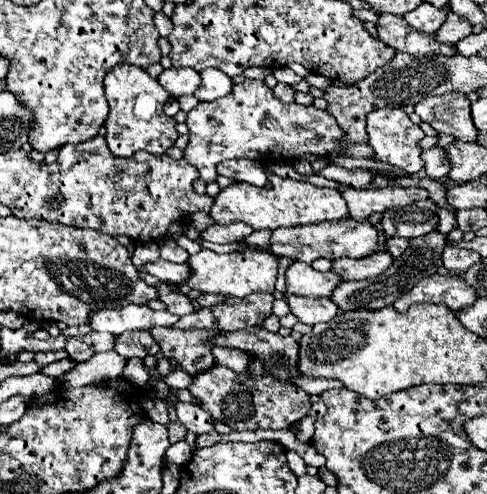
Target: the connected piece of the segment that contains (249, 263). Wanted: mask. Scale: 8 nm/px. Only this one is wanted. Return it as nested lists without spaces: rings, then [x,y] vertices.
[[[202,248],[196,256],[190,256],[188,260],[192,268],[192,278],[188,280],[188,286],[194,290],[210,292],[210,294],[222,294],[222,296],[236,296],[244,298],[252,292],[274,292],[276,274],[278,274],[278,256],[272,252],[256,252],[246,250],[244,254],[216,254],[212,250]]]

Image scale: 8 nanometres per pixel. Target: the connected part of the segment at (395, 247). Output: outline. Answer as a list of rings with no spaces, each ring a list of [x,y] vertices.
[[[388,238],[388,252],[392,258],[400,258],[400,254],[410,246],[408,238]]]

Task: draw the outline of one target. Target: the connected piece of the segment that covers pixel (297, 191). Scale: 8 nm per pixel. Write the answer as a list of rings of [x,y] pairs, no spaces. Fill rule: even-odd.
[[[263,165],[270,183],[270,188],[266,186],[252,186],[246,182],[236,182],[216,196],[216,202],[210,210],[210,216],[218,224],[232,224],[232,222],[246,222],[254,230],[276,230],[282,226],[302,226],[302,224],[318,224],[318,222],[334,222],[342,220],[348,216],[348,206],[346,200],[338,190],[332,188],[318,188],[310,182],[298,182],[298,180],[288,180],[280,178],[268,172]]]

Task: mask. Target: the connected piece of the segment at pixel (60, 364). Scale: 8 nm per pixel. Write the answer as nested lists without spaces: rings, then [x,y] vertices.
[[[66,358],[66,360],[58,360],[58,362],[52,362],[52,364],[44,366],[44,368],[42,368],[42,374],[46,374],[46,376],[54,376],[54,378],[60,378],[60,376],[64,376],[68,370],[72,370],[74,366],[76,366],[76,360]]]

